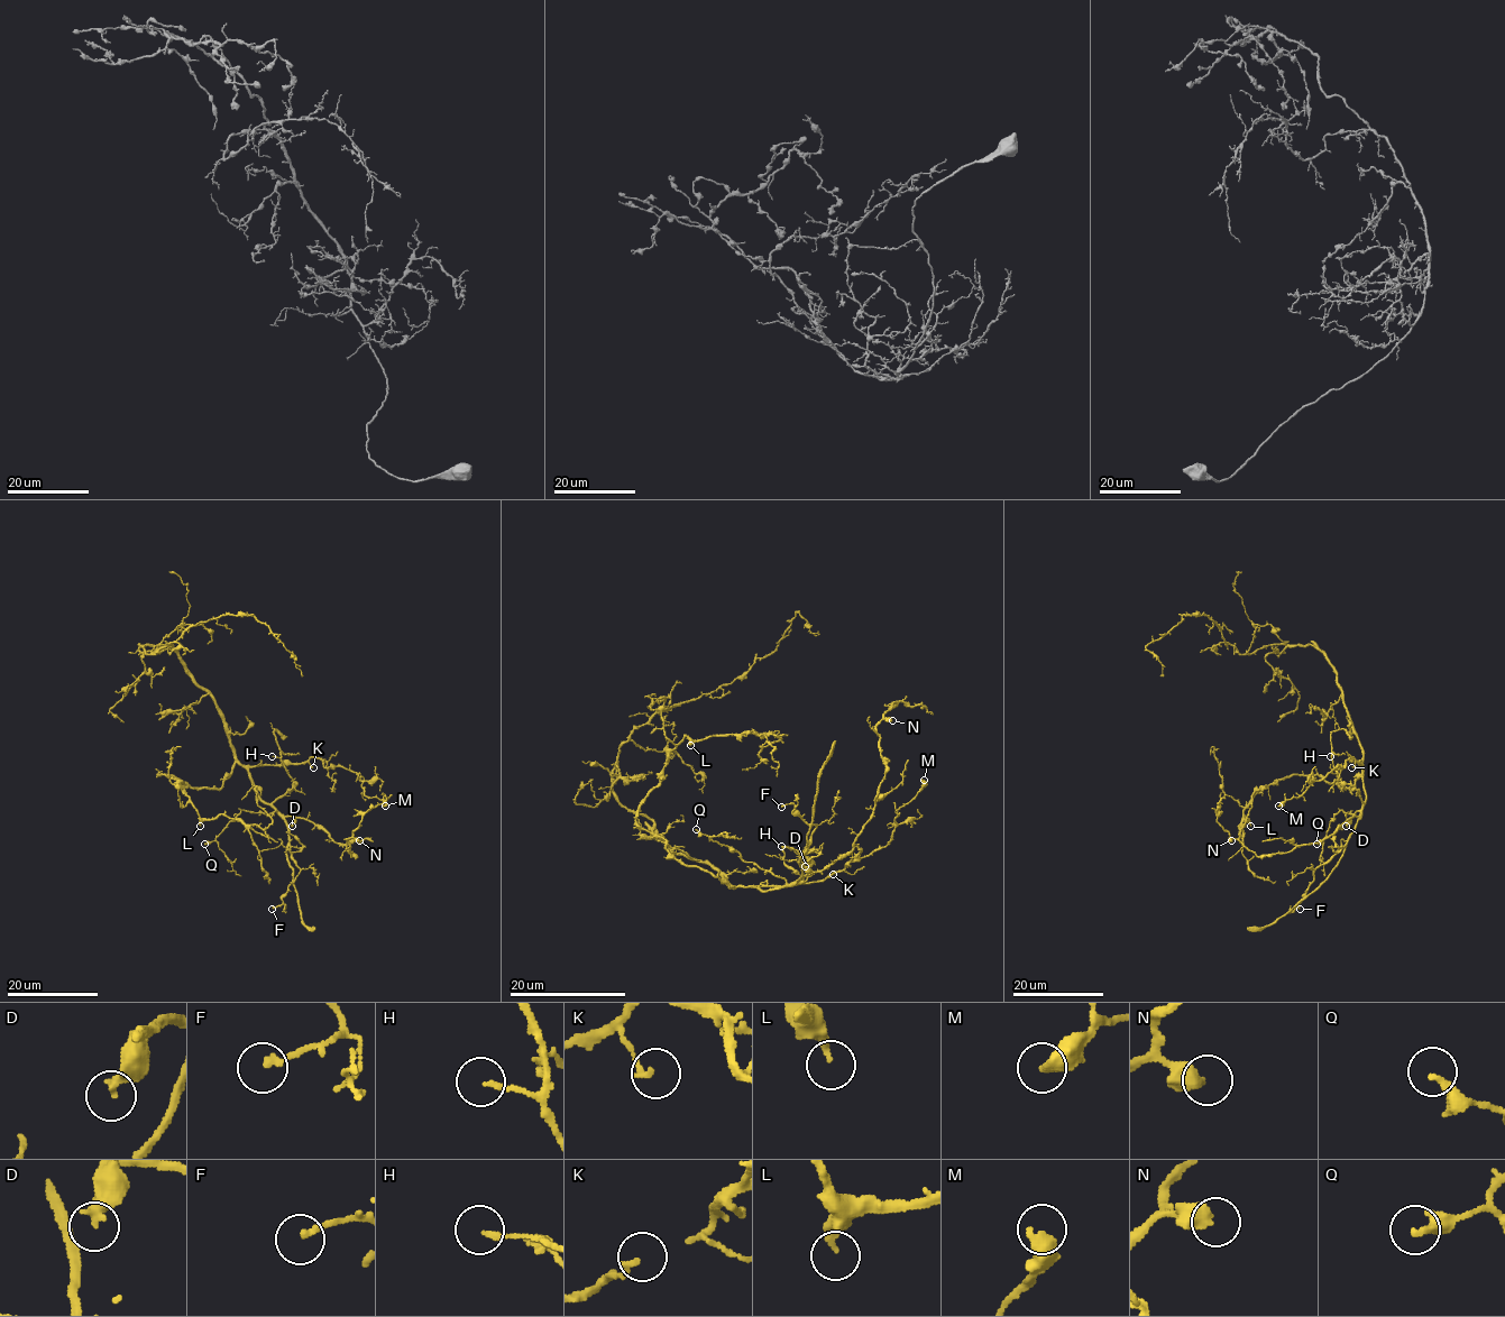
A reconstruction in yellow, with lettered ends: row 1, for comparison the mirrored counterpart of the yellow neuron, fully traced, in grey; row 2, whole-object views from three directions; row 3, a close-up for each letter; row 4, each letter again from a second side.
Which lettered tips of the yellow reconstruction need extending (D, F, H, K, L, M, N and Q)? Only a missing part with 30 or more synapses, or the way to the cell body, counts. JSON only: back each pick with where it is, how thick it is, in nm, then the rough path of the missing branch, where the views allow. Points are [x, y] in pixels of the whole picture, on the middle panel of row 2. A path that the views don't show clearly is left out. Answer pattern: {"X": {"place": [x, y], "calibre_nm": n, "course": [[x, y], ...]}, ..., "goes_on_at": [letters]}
{"goes_on_at": []}

